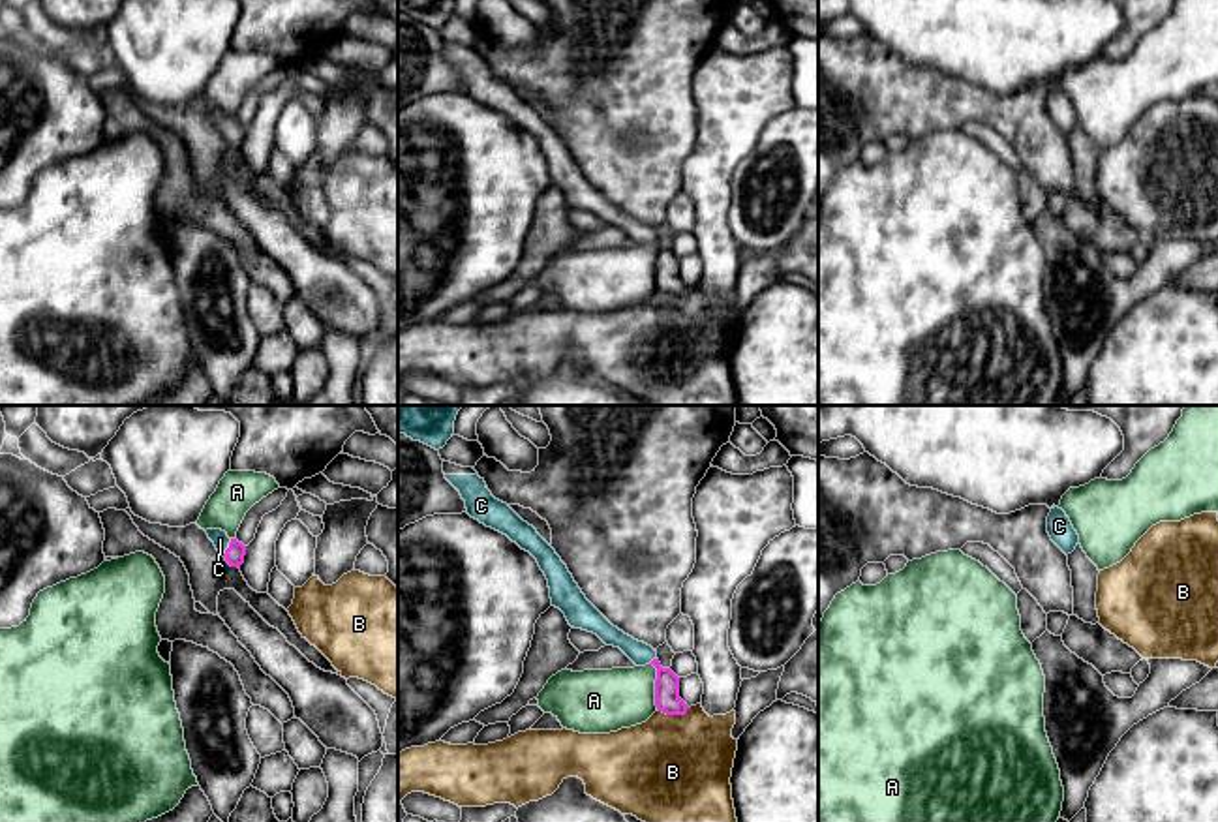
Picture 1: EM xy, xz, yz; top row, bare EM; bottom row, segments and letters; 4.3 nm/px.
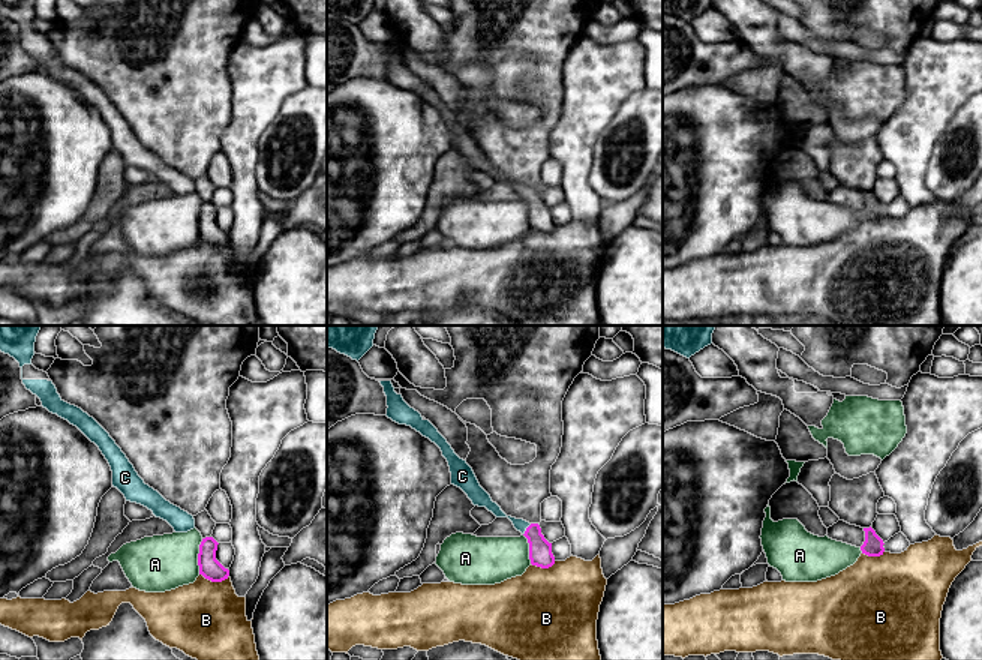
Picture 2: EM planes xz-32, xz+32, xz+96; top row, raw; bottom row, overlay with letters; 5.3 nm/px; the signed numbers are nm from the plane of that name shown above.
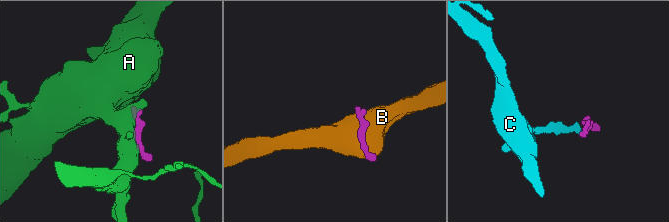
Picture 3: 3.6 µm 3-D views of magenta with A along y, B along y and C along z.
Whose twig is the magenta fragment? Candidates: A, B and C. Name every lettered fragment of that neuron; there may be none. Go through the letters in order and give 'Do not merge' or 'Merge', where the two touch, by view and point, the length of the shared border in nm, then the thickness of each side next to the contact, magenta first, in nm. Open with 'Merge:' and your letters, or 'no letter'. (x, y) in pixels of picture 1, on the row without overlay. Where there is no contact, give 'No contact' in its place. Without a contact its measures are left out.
Merge: C
A: Do not merge. Touches magenta at xz (655, 265). Shared border 200 nm. Thickness 110 nm (magenta) against 280 nm
B: Do not merge. Touches magenta at xz (674, 293). Shared border 140 nm. Thickness 110 nm (magenta) against 500 nm
C: Merge. Touches magenta at xy (229, 126). Shared border 80 nm. Thickness 80 nm (magenta) against 70 nm

